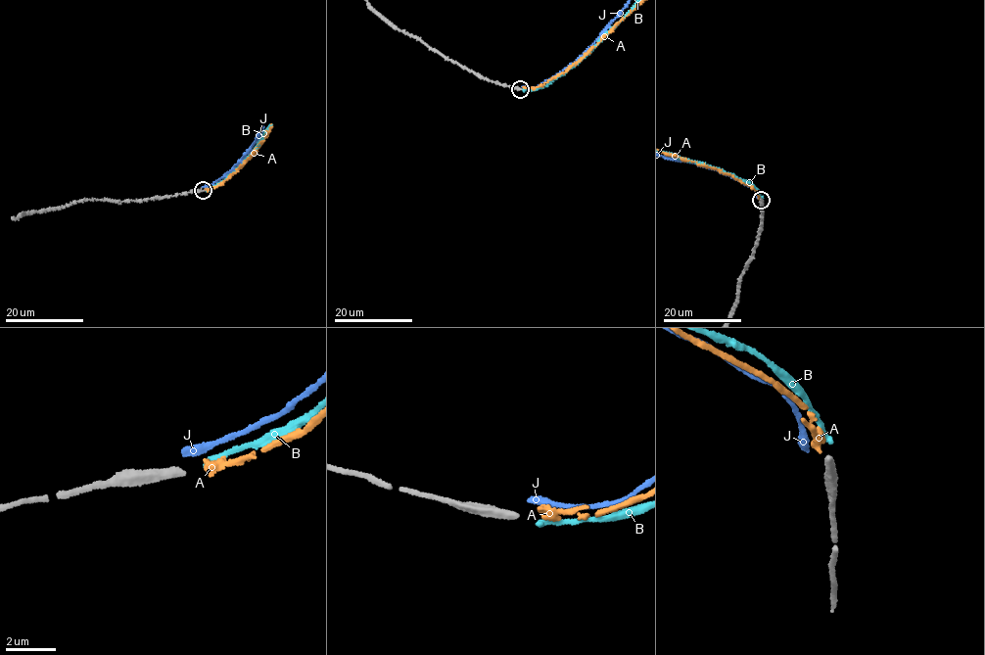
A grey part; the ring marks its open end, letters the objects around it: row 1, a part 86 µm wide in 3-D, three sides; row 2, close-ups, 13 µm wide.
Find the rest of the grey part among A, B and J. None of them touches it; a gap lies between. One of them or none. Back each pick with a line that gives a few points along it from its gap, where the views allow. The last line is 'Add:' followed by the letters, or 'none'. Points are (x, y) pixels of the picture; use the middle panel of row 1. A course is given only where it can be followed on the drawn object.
Add: B

